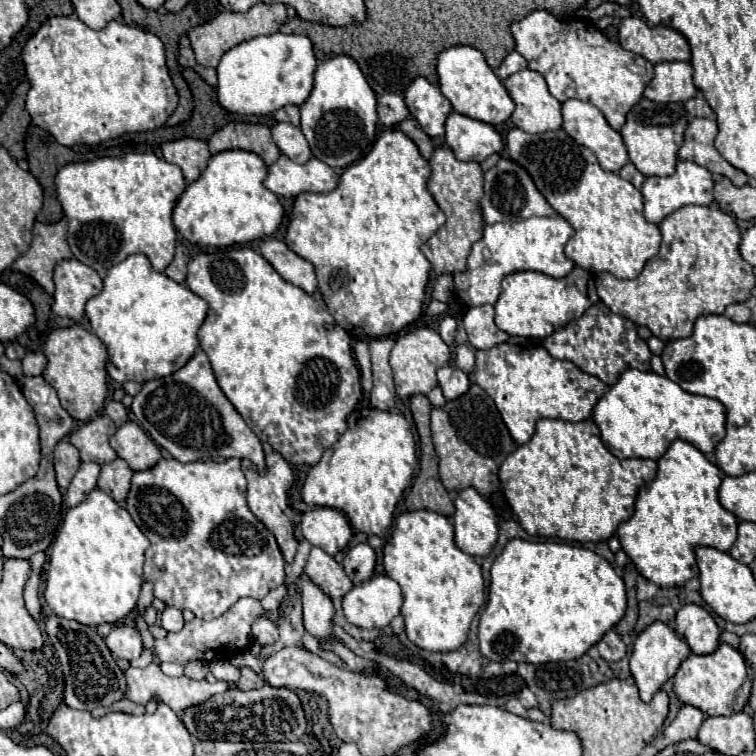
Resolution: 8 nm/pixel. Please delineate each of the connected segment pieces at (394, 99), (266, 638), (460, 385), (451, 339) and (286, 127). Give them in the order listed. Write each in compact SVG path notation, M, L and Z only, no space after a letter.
M397 93L379 95L377 97L377 113L379 113L379 121L387 127L393 127L399 121L409 117L409 111L407 111L403 97L397 95Z
M257 617L251 625L251 631L253 631L253 639L259 643L259 645L267 645L267 643L275 643L279 639L279 633L277 633L277 625L273 621L269 621L267 617Z
M443 365L441 369L437 369L437 379L439 379L439 387L441 387L445 399L461 397L463 393L467 393L467 389L471 385L467 375L453 365Z
M443 317L439 323L439 335L449 347L455 345L455 327L457 327L457 323L453 317Z
M275 123L271 133L273 133L273 141L279 147L279 151L285 153L291 161L305 163L311 157L309 145L299 127L291 123Z

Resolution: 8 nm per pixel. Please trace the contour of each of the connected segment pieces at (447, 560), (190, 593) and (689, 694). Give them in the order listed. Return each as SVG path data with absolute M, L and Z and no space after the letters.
M425 509L401 513L383 547L383 567L403 591L401 615L413 645L427 651L455 651L467 641L469 625L485 603L485 581L475 559L457 549L451 519Z
M161 459L155 467L145 469L145 471L137 471L133 473L131 479L131 491L127 495L125 501L125 509L129 511L129 515L133 517L133 521L137 523L137 527L145 533L145 537L151 541L151 547L145 553L145 567L143 567L143 577L145 581L153 583L153 595L157 599L161 599L165 605L169 607L177 607L177 609L191 609L195 613L197 619L215 619L219 615L223 615L237 599L241 597L253 597L253 599L263 599L271 589L279 587L285 581L285 559L283 553L275 541L275 537L271 535L271 531L249 511L247 503L245 503L245 477L241 471L241 461L239 459L227 459L227 461L195 461L195 463L181 463L177 459Z
M721 643L717 651L709 655L691 653L677 669L673 683L677 699L685 705L701 709L705 715L733 715L737 711L743 711L751 693L751 677L747 675L745 659L727 643Z

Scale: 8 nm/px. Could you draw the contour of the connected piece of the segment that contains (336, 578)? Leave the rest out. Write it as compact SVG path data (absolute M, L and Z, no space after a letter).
M311 547L303 575L317 583L317 587L321 587L321 591L325 591L325 595L329 595L331 599L343 597L353 587L351 579L343 571L343 565L319 547Z

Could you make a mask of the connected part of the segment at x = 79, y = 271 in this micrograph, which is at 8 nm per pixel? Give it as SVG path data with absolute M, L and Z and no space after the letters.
M63 259L53 269L55 295L51 311L59 317L79 321L85 313L85 303L99 295L103 285L95 269L83 265L77 259Z

